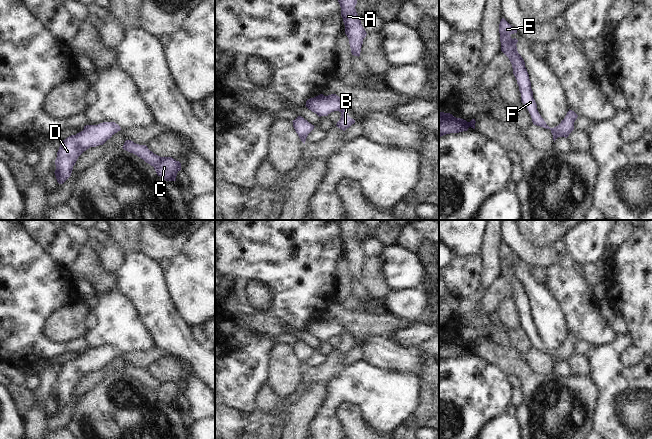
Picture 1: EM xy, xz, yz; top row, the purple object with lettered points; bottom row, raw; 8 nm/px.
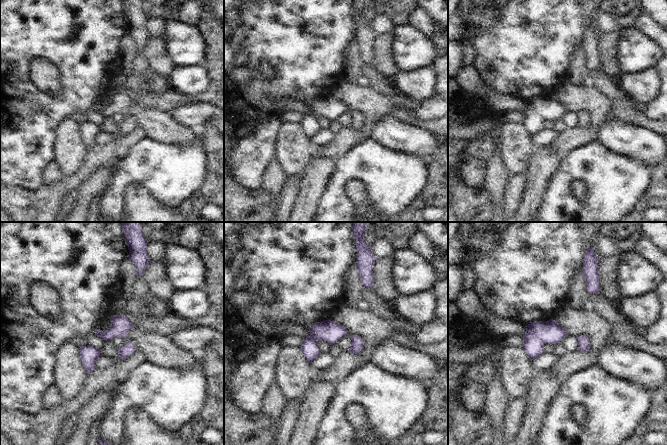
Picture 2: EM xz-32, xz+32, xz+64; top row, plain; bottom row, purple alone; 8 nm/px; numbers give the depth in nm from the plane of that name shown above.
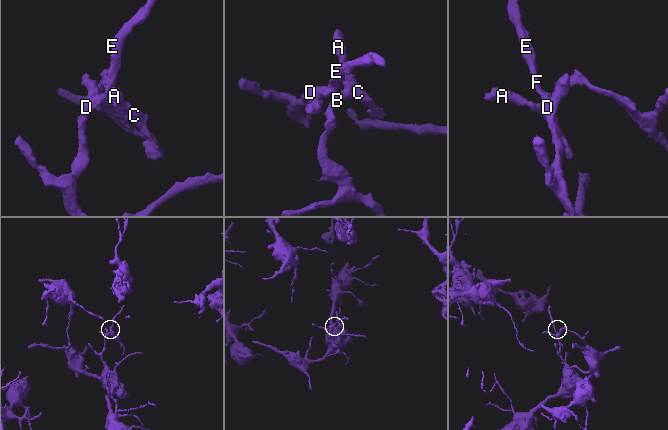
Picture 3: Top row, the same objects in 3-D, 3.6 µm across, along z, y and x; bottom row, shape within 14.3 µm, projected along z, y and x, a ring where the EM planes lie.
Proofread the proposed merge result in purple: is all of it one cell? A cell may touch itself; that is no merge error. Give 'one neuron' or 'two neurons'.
two neurons

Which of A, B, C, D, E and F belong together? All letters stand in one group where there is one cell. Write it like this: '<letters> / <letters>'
A B C / D E F

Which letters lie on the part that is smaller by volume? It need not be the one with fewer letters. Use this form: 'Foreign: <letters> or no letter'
Foreign: A, B, C

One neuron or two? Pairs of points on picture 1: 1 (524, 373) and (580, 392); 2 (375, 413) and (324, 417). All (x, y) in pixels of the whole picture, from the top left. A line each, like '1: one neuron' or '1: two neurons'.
1: one neuron
2: one neuron

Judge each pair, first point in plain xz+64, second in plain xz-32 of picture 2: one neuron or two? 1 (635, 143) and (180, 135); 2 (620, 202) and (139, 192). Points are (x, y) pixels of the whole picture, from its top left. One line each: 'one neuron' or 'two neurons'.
1: one neuron
2: two neurons

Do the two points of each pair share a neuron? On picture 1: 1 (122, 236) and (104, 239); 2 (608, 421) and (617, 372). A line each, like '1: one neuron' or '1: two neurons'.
1: two neurons
2: one neuron

